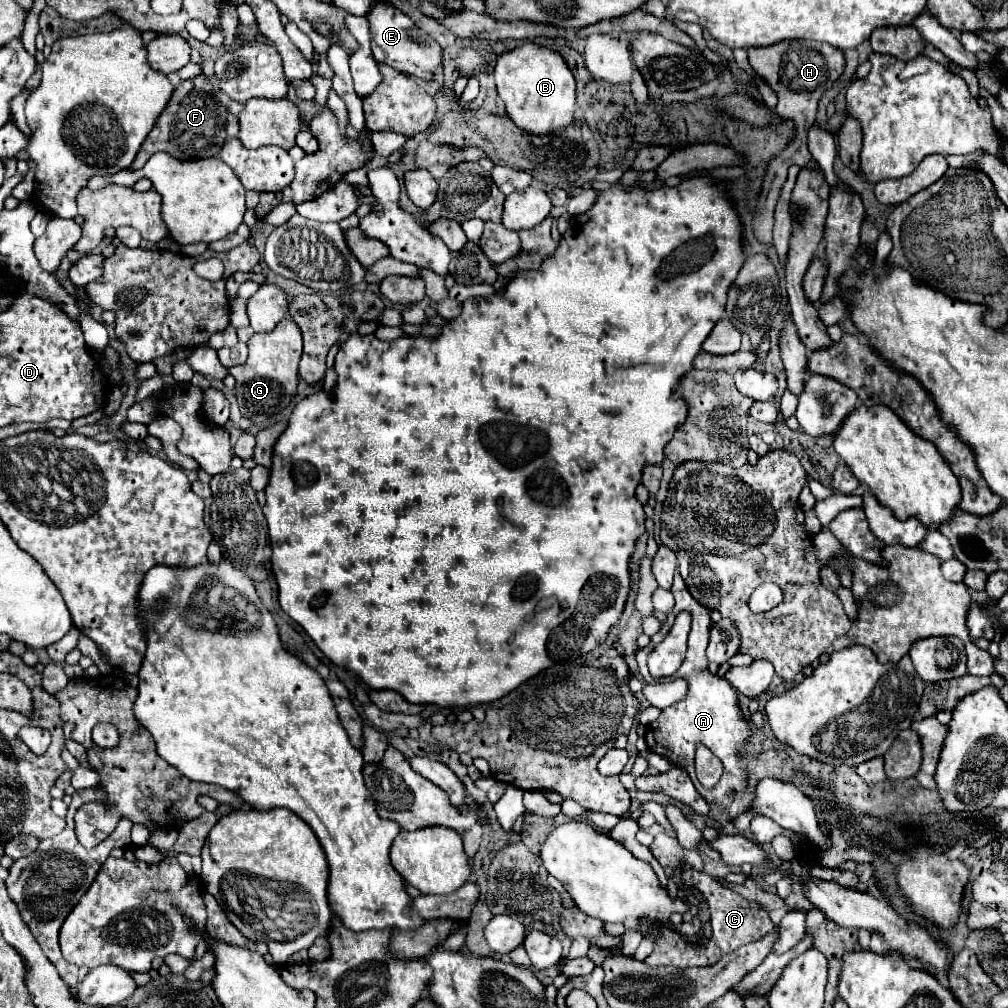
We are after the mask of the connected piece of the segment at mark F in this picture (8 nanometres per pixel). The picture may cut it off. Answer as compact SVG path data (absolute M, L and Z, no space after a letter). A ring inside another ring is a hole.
M201 73L193 79L187 79L187 81L181 81L175 87L167 107L159 115L155 127L151 129L151 133L143 141L131 167L133 169L143 167L147 163L147 159L157 151L167 151L175 159L215 157L221 151L221 145L227 137L227 131L225 131L227 115L229 115L229 109L217 99L215 87L205 77L205 73Z

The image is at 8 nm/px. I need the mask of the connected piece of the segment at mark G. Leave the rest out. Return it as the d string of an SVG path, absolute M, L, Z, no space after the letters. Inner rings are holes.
M283 319L269 333L255 333L249 341L249 359L241 367L231 367L229 373L237 379L237 403L249 411L249 419L257 425L281 413L293 399L299 375L297 365L301 359L301 331L293 319Z

